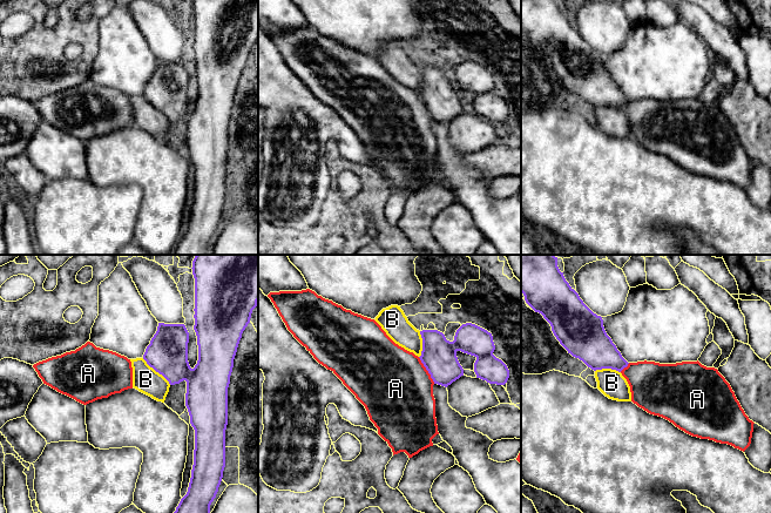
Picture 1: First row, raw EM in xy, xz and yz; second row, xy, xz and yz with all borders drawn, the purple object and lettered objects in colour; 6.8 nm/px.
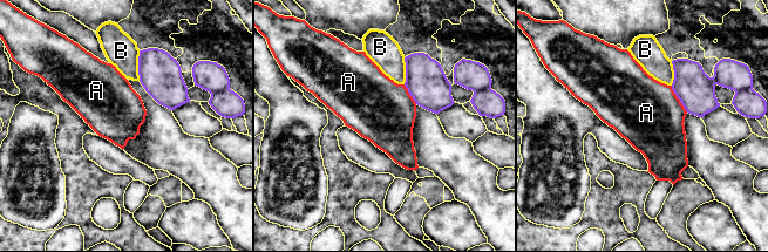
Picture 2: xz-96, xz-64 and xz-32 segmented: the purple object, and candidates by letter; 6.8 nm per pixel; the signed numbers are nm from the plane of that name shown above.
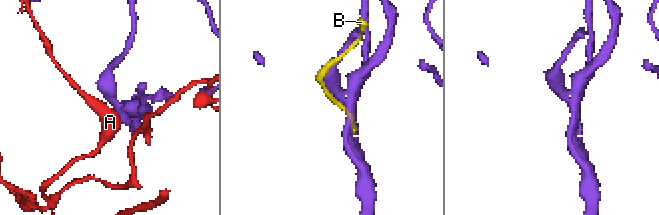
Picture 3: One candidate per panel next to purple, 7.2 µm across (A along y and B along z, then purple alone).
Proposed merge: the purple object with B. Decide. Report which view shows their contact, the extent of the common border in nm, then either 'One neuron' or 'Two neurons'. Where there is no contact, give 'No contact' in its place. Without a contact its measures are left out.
Touches purple in xy. Shared border 260 nm. One neuron

